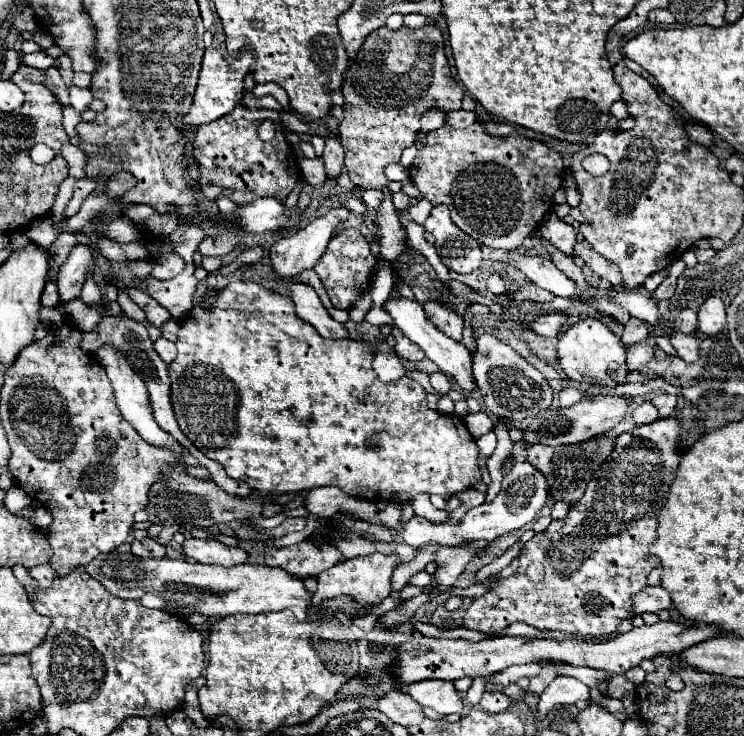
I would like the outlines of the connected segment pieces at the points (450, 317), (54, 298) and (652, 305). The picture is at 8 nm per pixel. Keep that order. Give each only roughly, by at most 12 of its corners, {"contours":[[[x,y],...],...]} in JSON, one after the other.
{"contours":[[[426,302],[426,316],[440,332],[462,340],[464,320],[440,302]],[[48,282],[40,298],[42,306],[56,306],[56,284]],[[614,288],[612,298],[632,316],[660,326],[658,300]]]}

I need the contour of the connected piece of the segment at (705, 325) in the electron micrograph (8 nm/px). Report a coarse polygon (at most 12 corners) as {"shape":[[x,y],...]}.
{"shape":[[720,298],[698,308],[698,328],[706,336],[724,330],[726,308]]}

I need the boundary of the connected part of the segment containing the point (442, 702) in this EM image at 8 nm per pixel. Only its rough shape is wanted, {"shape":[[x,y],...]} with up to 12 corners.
{"shape":[[446,680],[406,686],[422,706],[438,714],[462,710],[462,696]]}

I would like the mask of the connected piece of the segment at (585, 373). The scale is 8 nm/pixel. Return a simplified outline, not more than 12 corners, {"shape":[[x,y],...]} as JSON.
{"shape":[[596,318],[560,336],[558,362],[574,382],[626,384],[626,348]]}

